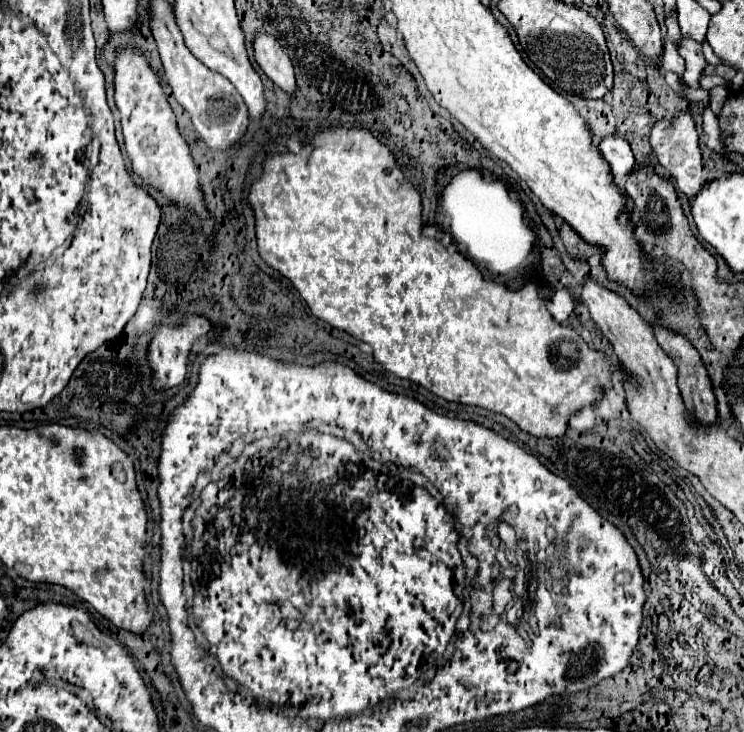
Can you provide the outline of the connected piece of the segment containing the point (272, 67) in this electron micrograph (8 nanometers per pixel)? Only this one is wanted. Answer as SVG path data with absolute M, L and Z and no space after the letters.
M266 33L256 35L254 57L256 57L256 63L260 65L260 69L266 73L268 79L274 81L276 87L280 87L288 95L296 93L298 87L296 87L292 61L274 37L270 37Z

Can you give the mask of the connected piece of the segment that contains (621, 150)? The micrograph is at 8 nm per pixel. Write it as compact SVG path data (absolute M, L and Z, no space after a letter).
M610 135L610 137L600 141L598 149L600 149L602 157L608 161L616 183L624 185L626 175L630 175L632 169L636 167L636 161L634 161L634 155L630 151L628 141L624 137L620 137L620 135Z

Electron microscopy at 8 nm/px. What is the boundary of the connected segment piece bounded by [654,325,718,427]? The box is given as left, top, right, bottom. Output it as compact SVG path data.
M654 325L654 335L656 335L660 347L672 357L672 361L678 367L678 385L680 385L686 409L690 411L690 415L694 415L696 423L700 423L704 427L714 425L718 421L716 397L714 397L714 391L712 391L712 385L710 385L710 377L708 377L708 371L706 371L706 367L702 363L702 357L698 353L698 349L690 343L690 339L686 335L676 333L676 331L672 331L672 329L664 327L664 325Z

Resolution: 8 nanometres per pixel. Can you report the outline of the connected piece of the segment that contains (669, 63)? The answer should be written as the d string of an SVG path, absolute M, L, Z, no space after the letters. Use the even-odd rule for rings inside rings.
M664 41L664 57L662 57L662 69L672 71L676 75L684 75L686 61L676 53L672 41Z

